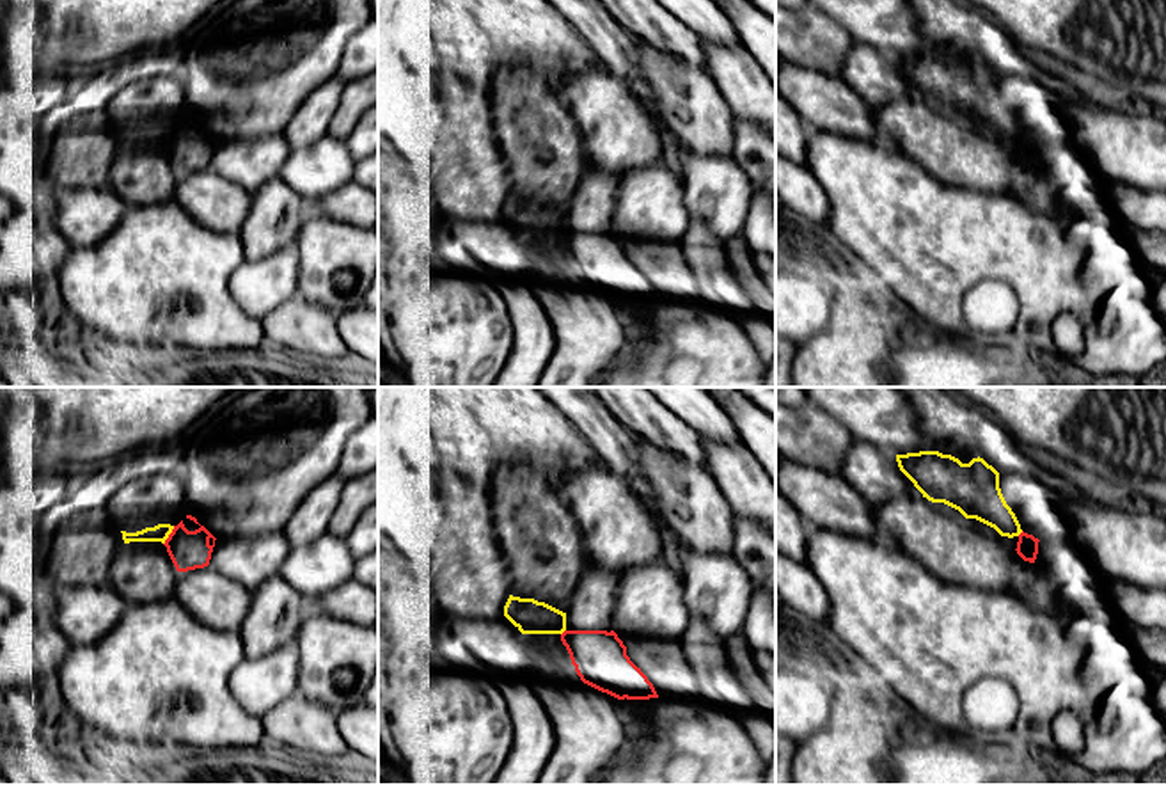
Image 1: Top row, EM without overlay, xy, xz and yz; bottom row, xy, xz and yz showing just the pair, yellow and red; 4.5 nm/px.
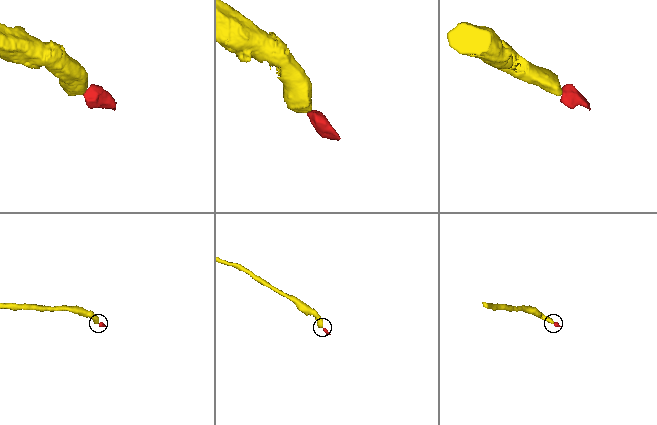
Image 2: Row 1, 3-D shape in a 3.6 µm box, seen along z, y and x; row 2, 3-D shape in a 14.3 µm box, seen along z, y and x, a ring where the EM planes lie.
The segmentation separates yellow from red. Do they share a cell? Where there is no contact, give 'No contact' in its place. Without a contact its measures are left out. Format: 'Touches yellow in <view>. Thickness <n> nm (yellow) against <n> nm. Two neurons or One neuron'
Touches yellow in xy. Thickness 80 nm (yellow) against 180 nm. Two neurons

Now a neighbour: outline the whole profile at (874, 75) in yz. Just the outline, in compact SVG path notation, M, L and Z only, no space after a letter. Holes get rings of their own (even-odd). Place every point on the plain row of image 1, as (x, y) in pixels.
M854 43L839 76L871 107L923 98L900 73L896 57L864 43Z

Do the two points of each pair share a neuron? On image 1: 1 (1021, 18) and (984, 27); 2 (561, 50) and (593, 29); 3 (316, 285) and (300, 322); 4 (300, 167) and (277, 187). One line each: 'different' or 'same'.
1: different
2: different
3: different
4: different

